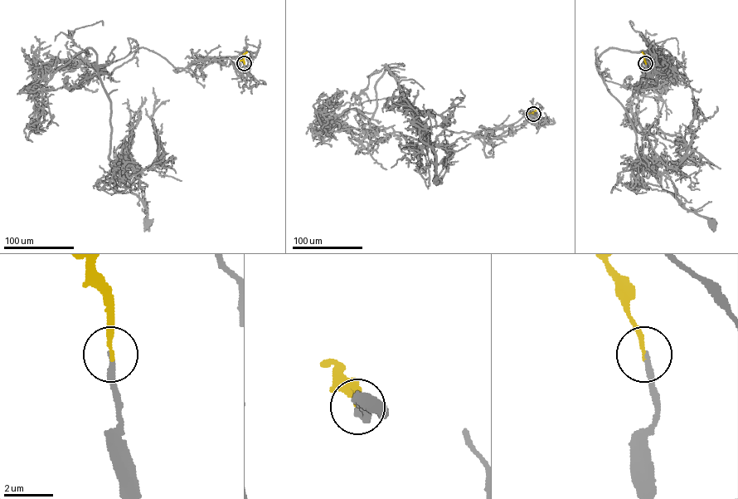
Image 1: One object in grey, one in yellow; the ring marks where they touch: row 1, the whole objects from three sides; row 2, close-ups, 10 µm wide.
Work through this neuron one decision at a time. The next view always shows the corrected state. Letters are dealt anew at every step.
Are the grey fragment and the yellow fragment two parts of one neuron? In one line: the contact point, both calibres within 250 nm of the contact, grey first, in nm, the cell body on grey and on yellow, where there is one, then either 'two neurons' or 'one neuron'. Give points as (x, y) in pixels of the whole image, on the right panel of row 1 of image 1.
at (645, 63); 240 nm thick on the grey side, 170 nm on the other; cell body of grey at (711, 223); no cell body on yellow; one neuron

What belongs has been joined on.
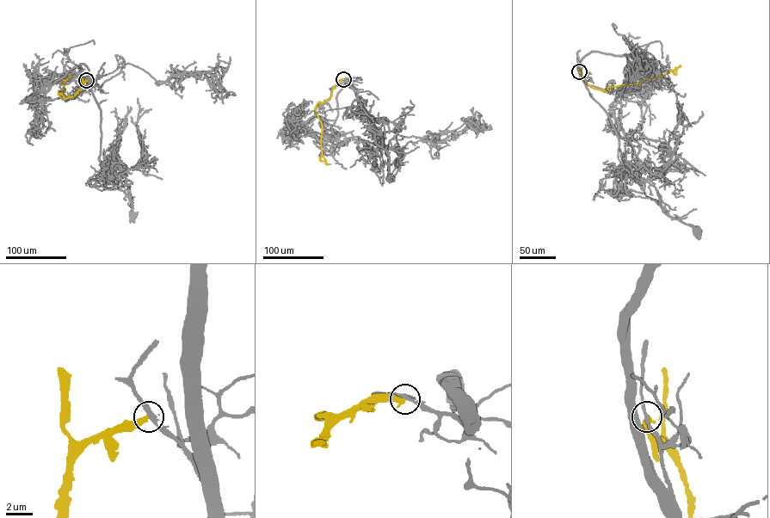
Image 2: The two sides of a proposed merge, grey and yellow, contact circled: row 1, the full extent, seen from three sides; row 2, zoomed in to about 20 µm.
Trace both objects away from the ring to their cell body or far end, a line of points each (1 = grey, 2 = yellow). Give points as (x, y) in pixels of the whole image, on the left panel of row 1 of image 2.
1: (87, 81), (101, 111), (99, 159), (112, 171), (118, 188), (132, 203), (132, 216)
2: (86, 80), (74, 95), (64, 98), (58, 93), (65, 90), (64, 86), (68, 78), (63, 83), (63, 79)

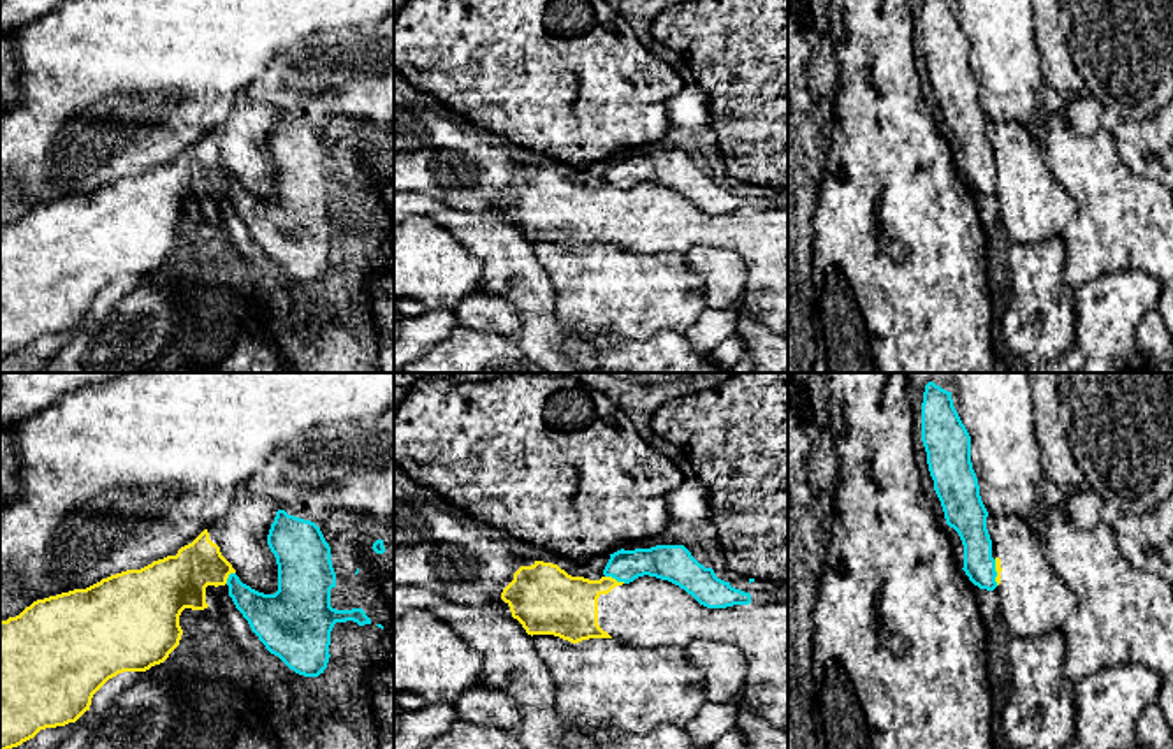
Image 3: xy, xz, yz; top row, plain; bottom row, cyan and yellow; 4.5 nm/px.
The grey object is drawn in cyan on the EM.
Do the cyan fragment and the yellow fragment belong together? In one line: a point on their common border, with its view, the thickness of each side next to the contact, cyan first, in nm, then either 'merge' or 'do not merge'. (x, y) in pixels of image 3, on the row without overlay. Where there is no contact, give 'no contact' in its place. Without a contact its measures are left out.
meets cyan in xz at (616, 185); 160 nm thick on the cyan side, 280 nm on the other; do not merge

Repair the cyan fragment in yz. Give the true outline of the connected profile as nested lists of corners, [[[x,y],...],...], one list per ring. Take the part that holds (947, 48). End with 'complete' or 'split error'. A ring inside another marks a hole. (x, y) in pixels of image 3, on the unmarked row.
[[[923,0],[922,47],[946,130],[958,139],[964,151],[962,176],[974,192],[994,197],[997,178],[987,135],[988,118],[971,69],[971,42],[951,0]]] | complete

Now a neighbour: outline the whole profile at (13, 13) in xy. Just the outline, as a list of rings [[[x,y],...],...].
[[[0,0],[0,35],[51,14],[67,0]]]

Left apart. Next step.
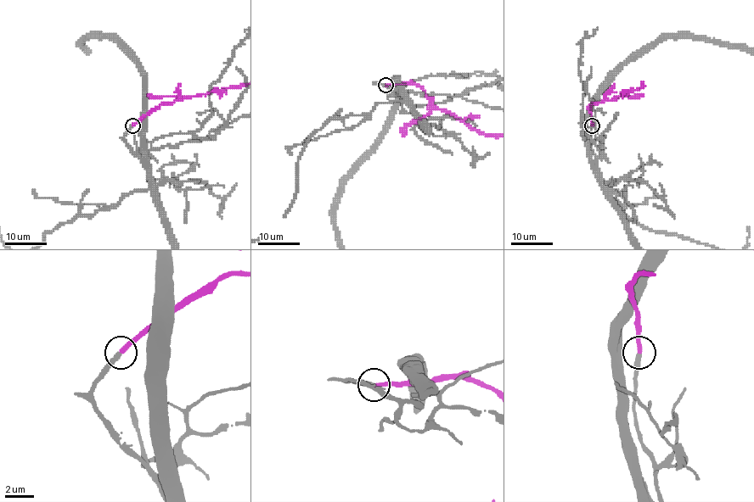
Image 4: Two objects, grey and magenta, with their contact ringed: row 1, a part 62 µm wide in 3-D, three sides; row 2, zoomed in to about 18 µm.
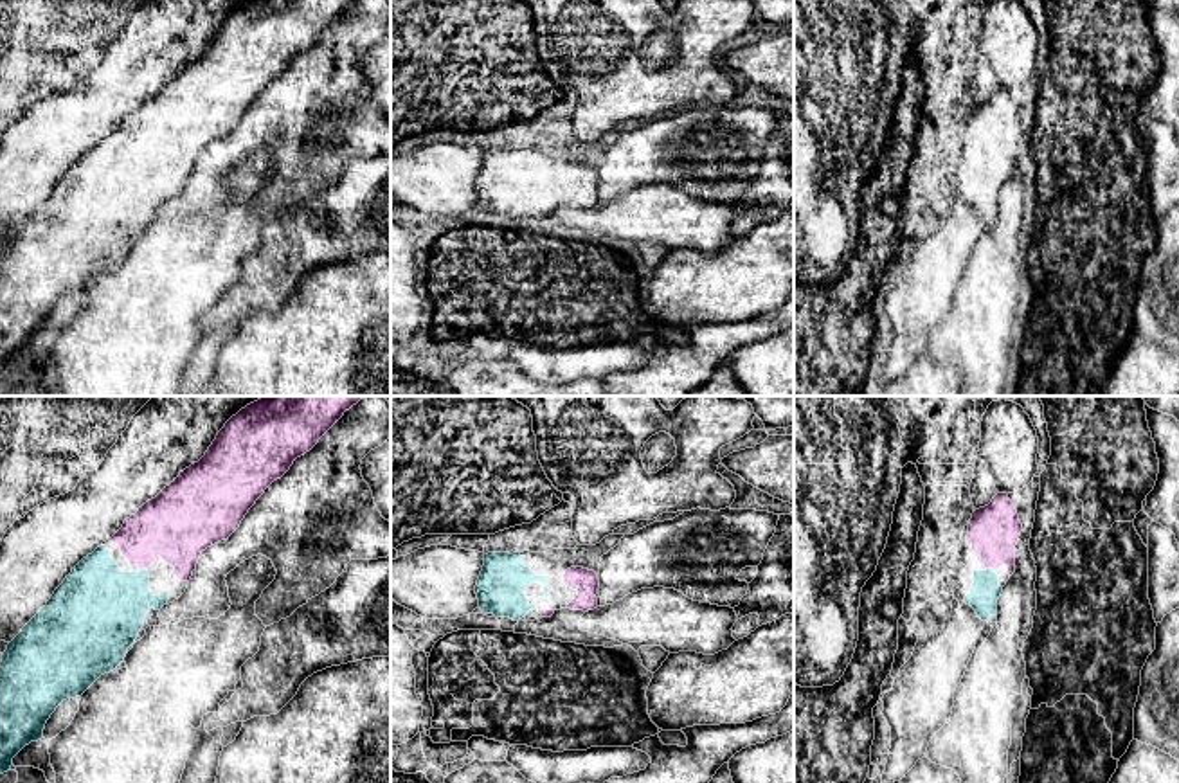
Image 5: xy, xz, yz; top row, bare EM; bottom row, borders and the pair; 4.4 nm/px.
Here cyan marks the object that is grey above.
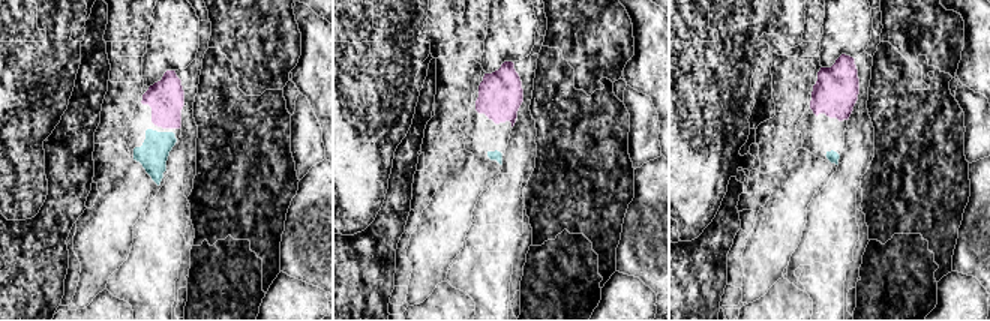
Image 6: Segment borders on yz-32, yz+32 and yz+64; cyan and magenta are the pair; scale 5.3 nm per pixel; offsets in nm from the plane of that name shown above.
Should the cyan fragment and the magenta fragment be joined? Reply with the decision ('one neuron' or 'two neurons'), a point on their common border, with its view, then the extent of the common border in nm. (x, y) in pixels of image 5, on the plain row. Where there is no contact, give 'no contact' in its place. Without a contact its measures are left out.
one neuron; meets cyan in yz at (990, 166); contact 30 nm long

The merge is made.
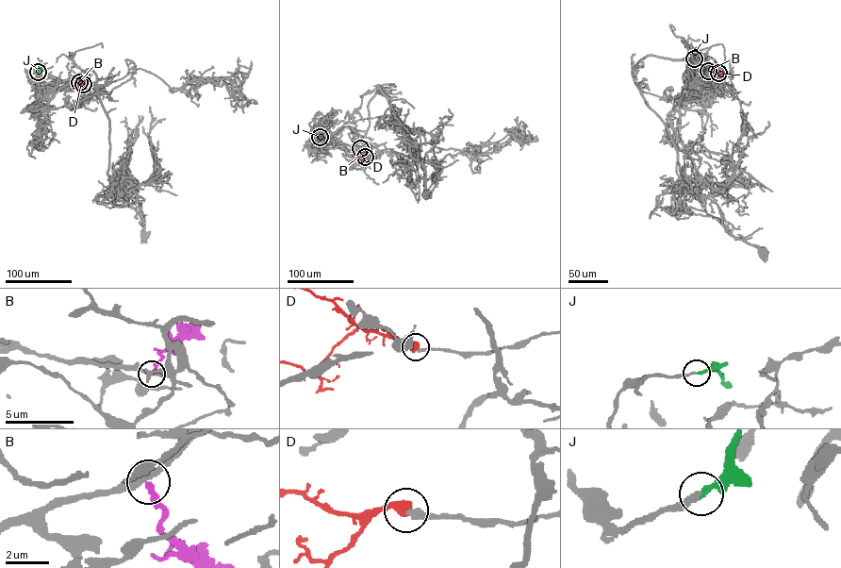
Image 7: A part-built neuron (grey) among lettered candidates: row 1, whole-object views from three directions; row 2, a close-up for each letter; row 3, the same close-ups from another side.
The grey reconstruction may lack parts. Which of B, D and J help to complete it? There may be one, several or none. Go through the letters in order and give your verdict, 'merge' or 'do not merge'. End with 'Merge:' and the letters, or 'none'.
B: do not merge
D: do not merge
J: do not merge
Merge: none

